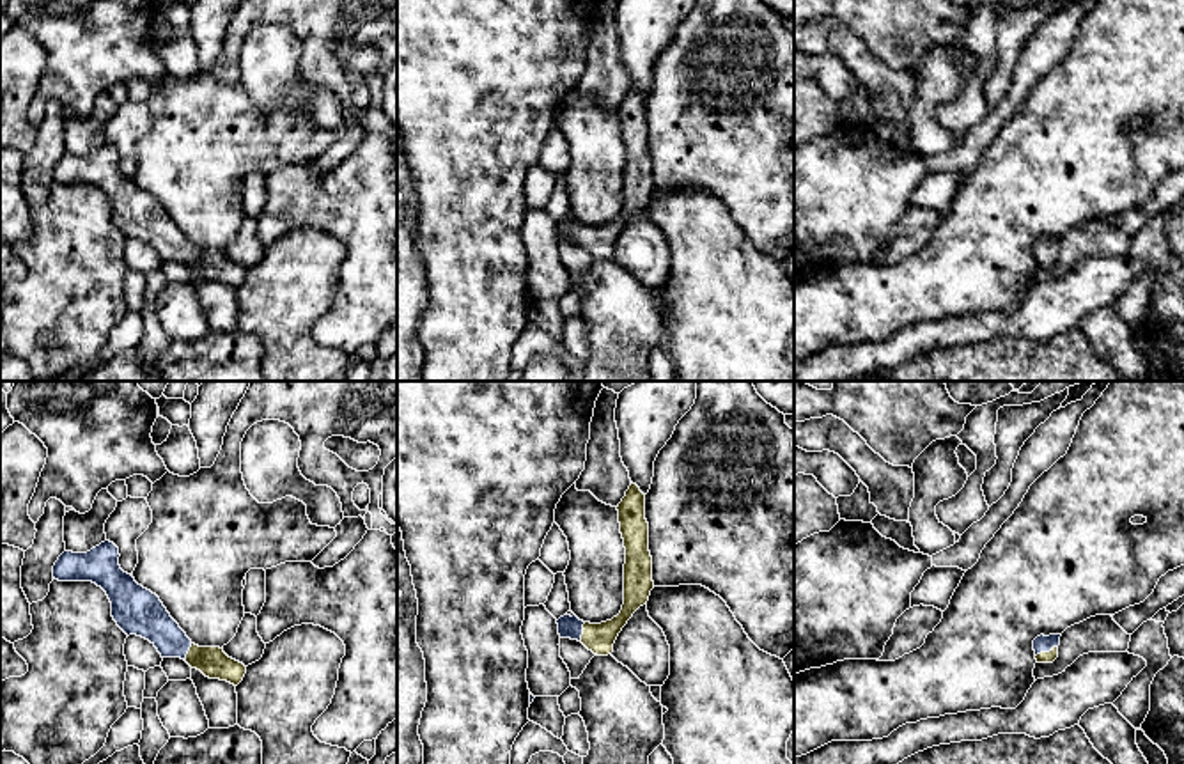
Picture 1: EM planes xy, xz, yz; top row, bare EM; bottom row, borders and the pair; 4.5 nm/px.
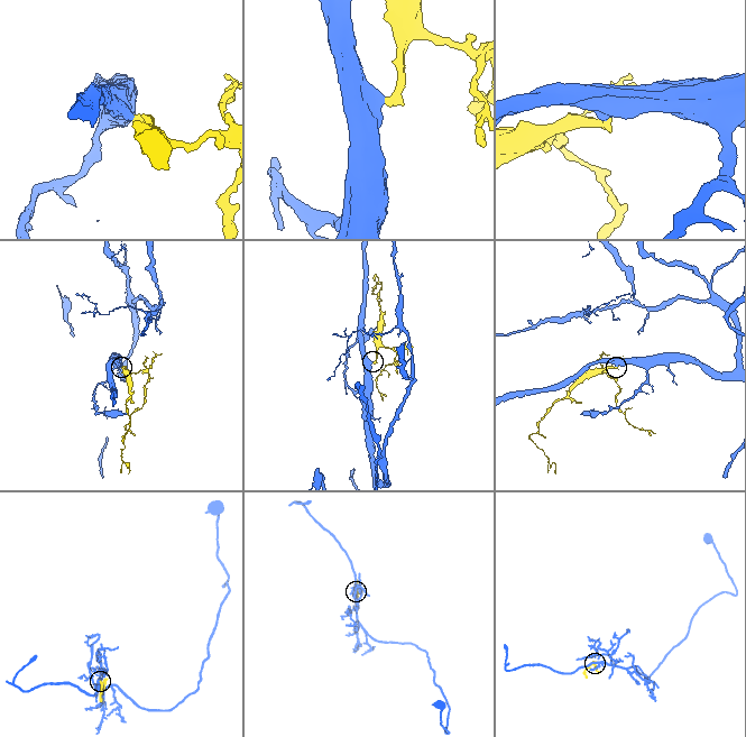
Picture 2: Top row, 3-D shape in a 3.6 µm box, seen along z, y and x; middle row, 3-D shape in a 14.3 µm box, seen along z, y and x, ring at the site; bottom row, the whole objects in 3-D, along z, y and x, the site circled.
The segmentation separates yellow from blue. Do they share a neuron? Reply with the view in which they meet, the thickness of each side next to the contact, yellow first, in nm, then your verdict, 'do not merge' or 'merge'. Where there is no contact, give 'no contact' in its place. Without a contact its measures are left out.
contact in yz; calibres 50 and 80 nm; merge

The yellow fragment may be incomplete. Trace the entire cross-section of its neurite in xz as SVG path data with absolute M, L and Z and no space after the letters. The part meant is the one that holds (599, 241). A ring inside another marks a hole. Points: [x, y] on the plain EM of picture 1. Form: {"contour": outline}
{"contour": "M631 85L617 113L626 151L624 207L620 216L601 227L583 225L576 218L571 220L567 216L557 223L560 241L578 243L597 259L613 255L619 236L633 216L647 207L654 191L645 97L636 87Z"}

